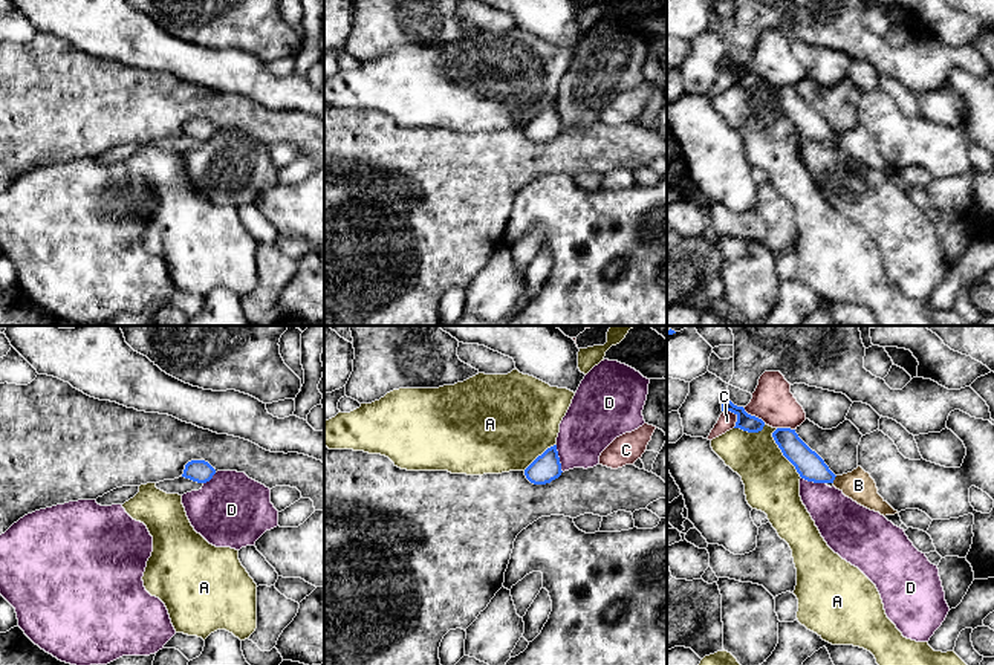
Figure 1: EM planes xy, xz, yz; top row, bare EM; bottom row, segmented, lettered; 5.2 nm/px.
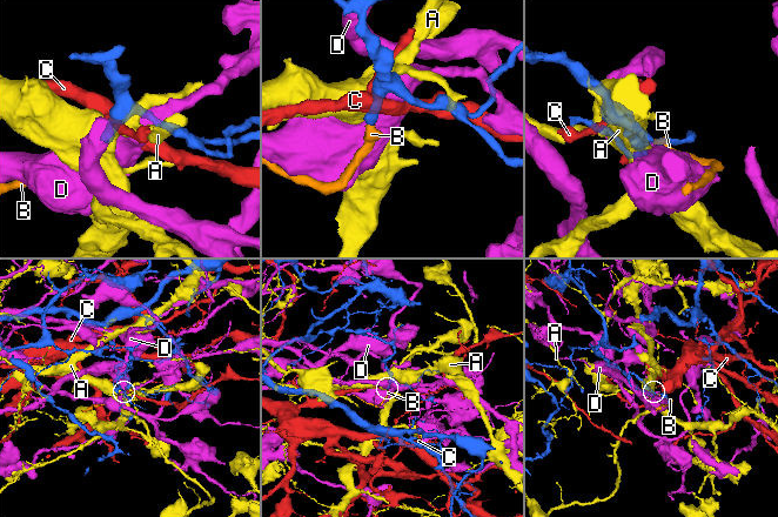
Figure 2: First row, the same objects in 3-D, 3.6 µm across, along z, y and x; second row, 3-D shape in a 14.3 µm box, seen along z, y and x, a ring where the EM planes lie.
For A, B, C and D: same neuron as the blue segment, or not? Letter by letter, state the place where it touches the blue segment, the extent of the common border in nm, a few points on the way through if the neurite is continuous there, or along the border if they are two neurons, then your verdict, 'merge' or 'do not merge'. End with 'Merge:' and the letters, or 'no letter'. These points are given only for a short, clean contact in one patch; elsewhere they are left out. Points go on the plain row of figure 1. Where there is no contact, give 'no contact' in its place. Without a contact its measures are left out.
A: meets blue in yz at (782, 109); contact 300 nm long; do not merge
B: meets blue in yz at (834, 136); contact 50 nm long; runs through yz (809, 123), (834, 136), (858, 142); merge
C: meets blue in yz at (737, 74); contact 110 nm long; do not merge
D: meets blue in xz at (558, 116); contact 150 nm long; do not merge
Merge: B

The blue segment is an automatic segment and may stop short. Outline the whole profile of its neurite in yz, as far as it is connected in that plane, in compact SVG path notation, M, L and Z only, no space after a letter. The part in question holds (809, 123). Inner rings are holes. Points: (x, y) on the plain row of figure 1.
M777 86L772 95L801 136L814 141L832 141L846 154L884 174L899 171L878 151L875 138L861 124L852 130L835 133L824 118L798 95L795 87Z

